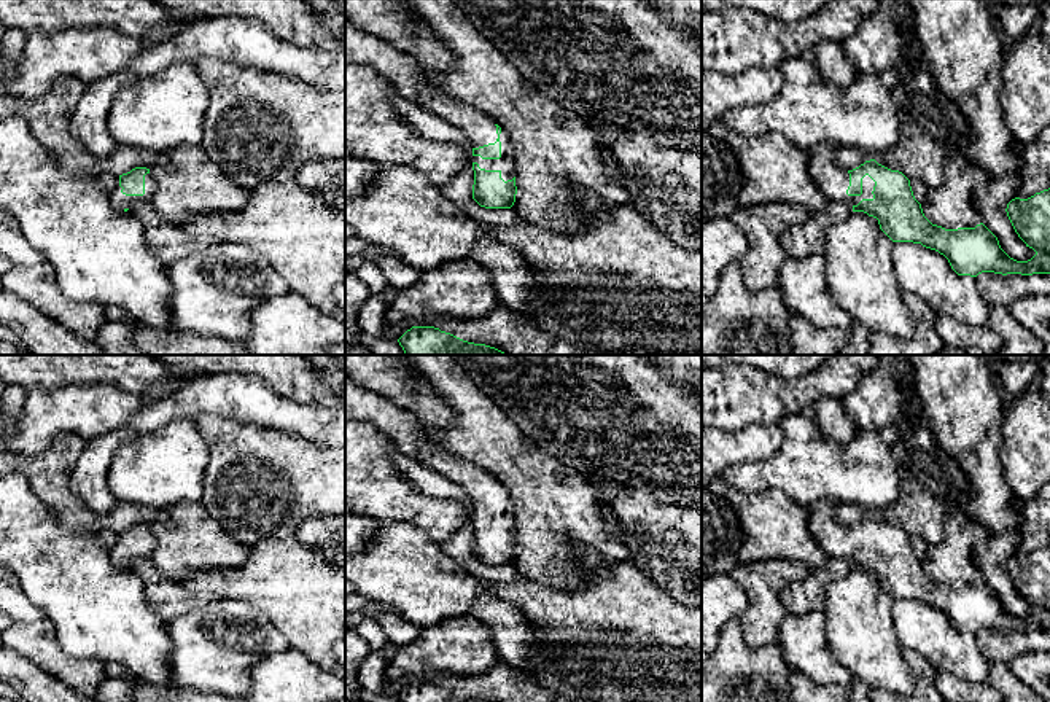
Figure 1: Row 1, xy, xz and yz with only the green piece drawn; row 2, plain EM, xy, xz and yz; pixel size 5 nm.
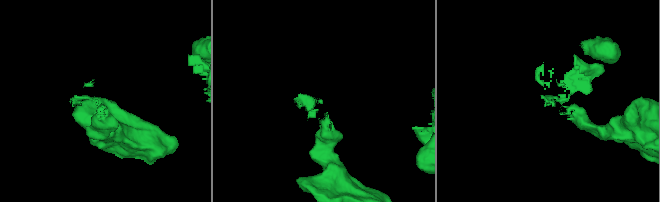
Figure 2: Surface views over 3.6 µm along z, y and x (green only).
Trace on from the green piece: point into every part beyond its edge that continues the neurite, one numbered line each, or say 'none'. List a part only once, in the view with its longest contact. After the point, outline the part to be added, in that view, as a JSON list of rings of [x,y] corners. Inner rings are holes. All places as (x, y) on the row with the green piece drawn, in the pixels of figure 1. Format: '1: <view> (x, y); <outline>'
1: yz (831, 180); [[[819,143],[808,150],[808,174],[816,188],[830,201],[840,201],[851,207],[858,205],[862,199],[873,199],[875,181],[869,175],[862,178],[861,196],[846,194],[850,174],[835,164],[835,151],[837,146],[832,143]]]

